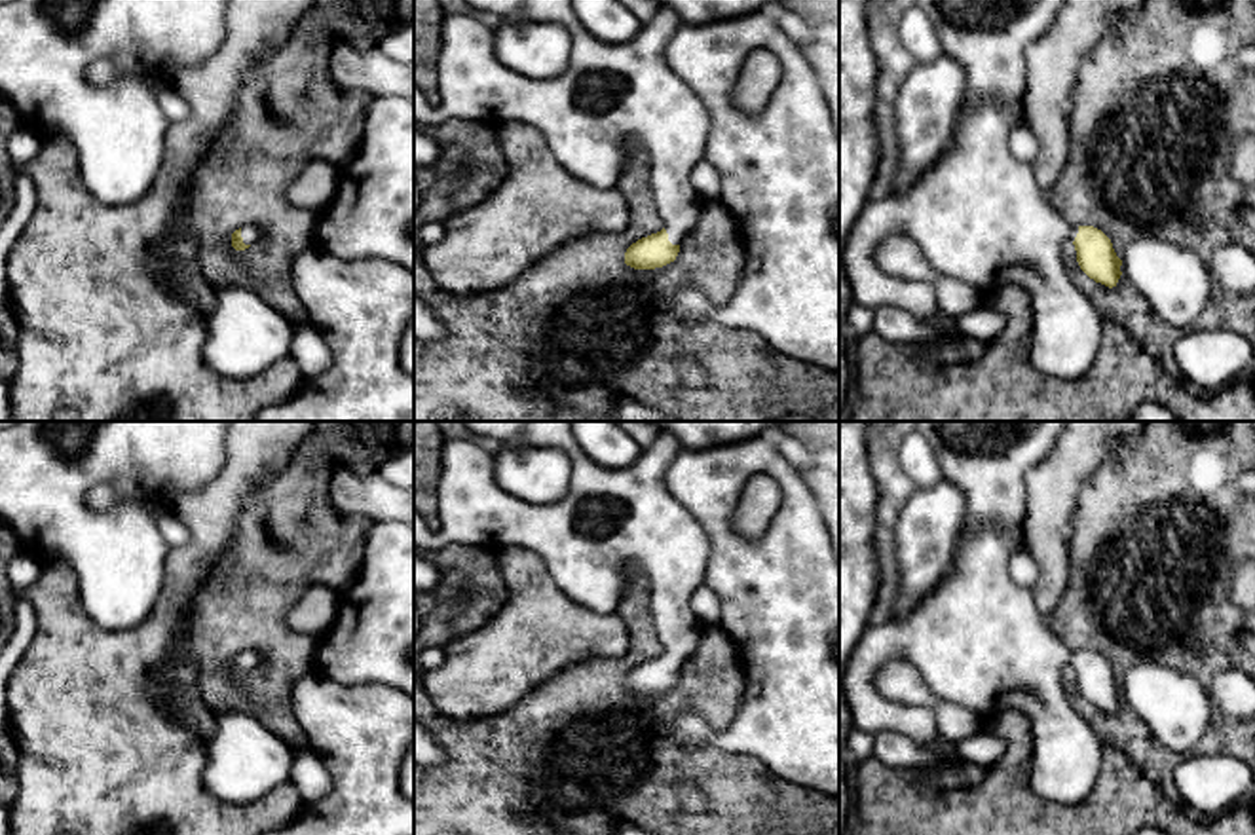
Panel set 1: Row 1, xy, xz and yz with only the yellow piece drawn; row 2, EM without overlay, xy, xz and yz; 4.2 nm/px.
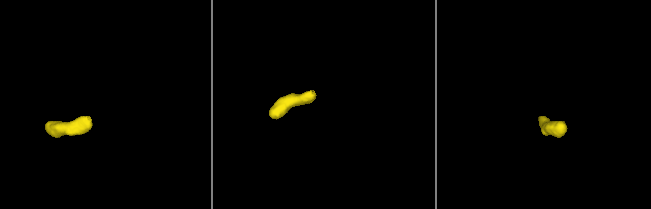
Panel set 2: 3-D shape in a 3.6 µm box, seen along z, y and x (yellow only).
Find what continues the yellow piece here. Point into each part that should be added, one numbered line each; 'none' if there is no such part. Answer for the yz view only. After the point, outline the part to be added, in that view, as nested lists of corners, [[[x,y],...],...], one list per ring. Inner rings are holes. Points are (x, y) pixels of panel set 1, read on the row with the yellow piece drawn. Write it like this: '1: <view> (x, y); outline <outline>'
1: yz (978, 215); outline [[[915,0],[940,36],[944,53],[957,61],[966,76],[961,108],[951,140],[940,159],[932,163],[906,195],[870,199],[856,220],[845,249],[845,266],[852,288],[852,302],[873,311],[873,332],[887,343],[909,343],[928,349],[940,366],[972,364],[983,355],[983,345],[1004,326],[1004,317],[980,306],[966,319],[953,321],[938,306],[930,287],[915,281],[898,281],[883,273],[875,264],[875,249],[894,232],[909,235],[923,250],[932,269],[942,277],[965,281],[978,290],[991,292],[1004,287],[1023,288],[1033,319],[1031,362],[1050,376],[1077,380],[1094,364],[1103,317],[1075,287],[1061,262],[1061,247],[1073,243],[1078,228],[1071,226],[1048,201],[1035,178],[1033,163],[1018,159],[1008,148],[1014,114],[1025,93],[1025,49],[1042,38],[1056,23],[1065,0]]]

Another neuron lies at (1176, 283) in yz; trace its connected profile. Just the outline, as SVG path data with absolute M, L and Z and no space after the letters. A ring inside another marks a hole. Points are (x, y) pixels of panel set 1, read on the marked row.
M1141 235L1120 260L1122 275L1177 328L1189 328L1211 296L1213 277L1206 262L1166 239Z

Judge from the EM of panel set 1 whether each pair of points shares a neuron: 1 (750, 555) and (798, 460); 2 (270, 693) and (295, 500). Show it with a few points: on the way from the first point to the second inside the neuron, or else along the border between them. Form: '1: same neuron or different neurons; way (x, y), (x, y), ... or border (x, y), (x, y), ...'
1: different neurons; border (771, 441), (798, 471)
2: same neuron; way (272, 646), (272, 566), (289, 547)

